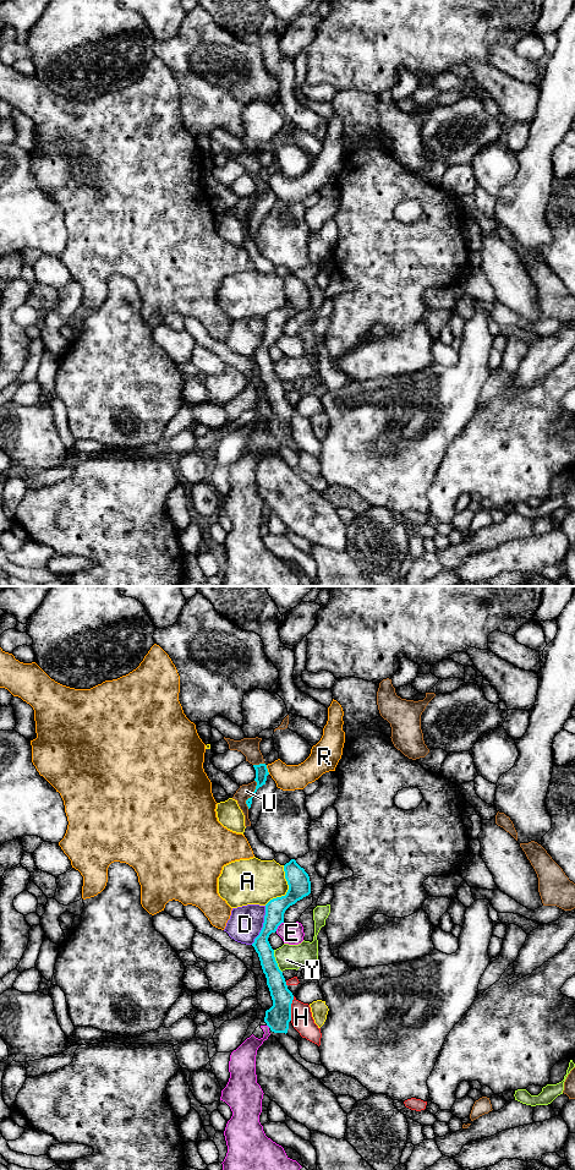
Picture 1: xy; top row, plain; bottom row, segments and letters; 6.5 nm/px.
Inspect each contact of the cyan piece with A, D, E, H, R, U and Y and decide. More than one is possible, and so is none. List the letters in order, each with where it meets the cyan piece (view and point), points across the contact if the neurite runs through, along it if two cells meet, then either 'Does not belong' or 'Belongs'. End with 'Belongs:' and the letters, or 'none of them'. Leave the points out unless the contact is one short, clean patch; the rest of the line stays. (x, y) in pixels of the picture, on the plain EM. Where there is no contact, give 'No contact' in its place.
A: Touches cyan at xy (288, 302). Does not belong
D: Touches cyan at xy (263, 338). Does not belong
E: Touches cyan at xy (278, 338). Does not belong
H: Touches cyan at xy (290, 421). Does not belong
R: Touches cyan at xy (267, 182). Boundary: xy (266, 178), (269, 186). Does not belong
U: Touches cyan at xy (253, 207). Boundary: xy (255, 192), (256, 201), (246, 213), (247, 220). Does not belong
Y: Touches cyan at xy (275, 373). Boundary: xy (273, 362), (277, 378), (281, 384). Does not belong
Belongs: none of them

